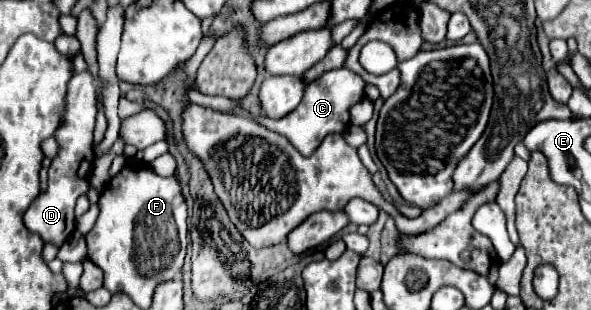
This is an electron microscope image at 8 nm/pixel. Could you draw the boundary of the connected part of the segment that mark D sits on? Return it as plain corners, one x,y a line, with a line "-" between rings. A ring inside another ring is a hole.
84,69
82,73
74,73
68,85
64,121
54,135
60,145
60,153
52,161
52,167
48,171
48,189
26,211
26,227
38,233
44,239
44,243
48,241
64,243
66,237
70,237
72,231
76,229
74,205
76,205
76,199
88,191
88,171
90,171
90,163
94,161
92,133
94,133
96,113
98,113
98,99
96,99
96,85
94,85
92,73
88,69

